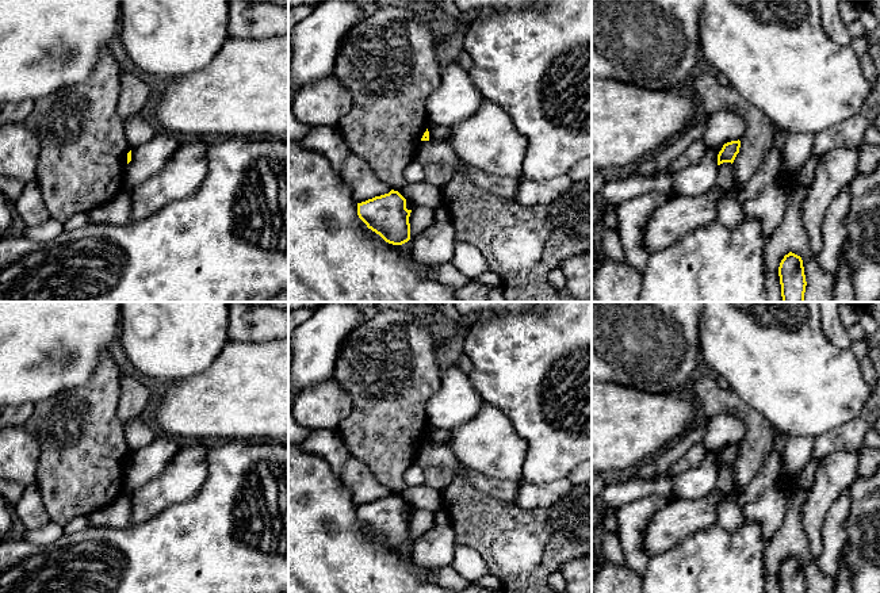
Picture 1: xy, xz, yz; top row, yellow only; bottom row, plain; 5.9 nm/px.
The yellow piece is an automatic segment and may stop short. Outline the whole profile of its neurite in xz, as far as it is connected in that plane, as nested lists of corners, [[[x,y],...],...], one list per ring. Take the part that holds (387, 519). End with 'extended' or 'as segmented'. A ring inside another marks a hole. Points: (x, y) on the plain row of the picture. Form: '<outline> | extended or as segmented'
[[[394,493],[357,506],[359,521],[393,548],[402,548],[410,543],[410,516],[412,513],[406,512],[406,502]]] | as segmented

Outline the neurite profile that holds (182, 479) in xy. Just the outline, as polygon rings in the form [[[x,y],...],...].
[[[202,443],[180,447],[161,475],[131,494],[131,527],[150,521],[171,505],[194,498],[208,477],[207,454],[208,448]]]

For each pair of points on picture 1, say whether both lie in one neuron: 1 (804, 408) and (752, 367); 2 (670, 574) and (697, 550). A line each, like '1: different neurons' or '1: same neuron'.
1: same neuron
2: same neuron

